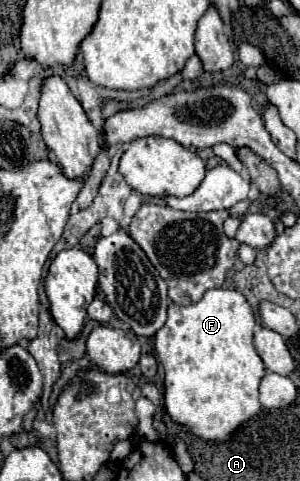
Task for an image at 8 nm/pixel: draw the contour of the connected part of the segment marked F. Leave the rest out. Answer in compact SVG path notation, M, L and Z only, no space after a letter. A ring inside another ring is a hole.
M218 287L204 293L204 297L188 307L170 305L168 319L164 327L156 333L156 355L164 367L164 405L168 415L186 425L194 435L208 439L208 441L226 441L228 435L254 417L260 411L258 401L258 387L262 377L266 375L266 367L260 355L254 349L254 325L256 313L250 307L248 299L242 291L234 287Z

